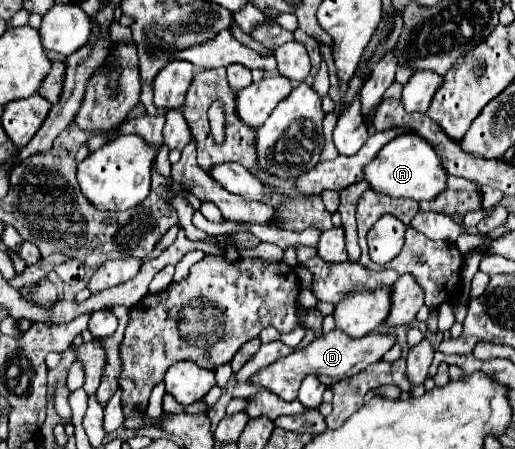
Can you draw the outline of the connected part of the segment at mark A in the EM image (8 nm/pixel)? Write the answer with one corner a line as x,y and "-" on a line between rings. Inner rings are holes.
406,133
400,135
398,139
392,139
378,151
378,155
366,165
364,171
364,181
370,185
372,191
380,195
390,195
390,197
404,197
404,199
414,199
414,201
430,201
434,195
440,195
446,187
446,171
430,143
426,143
422,137

